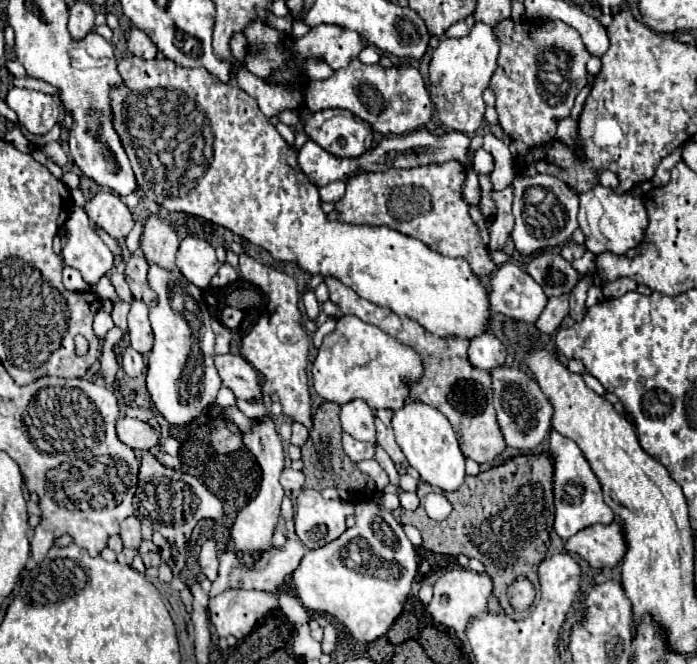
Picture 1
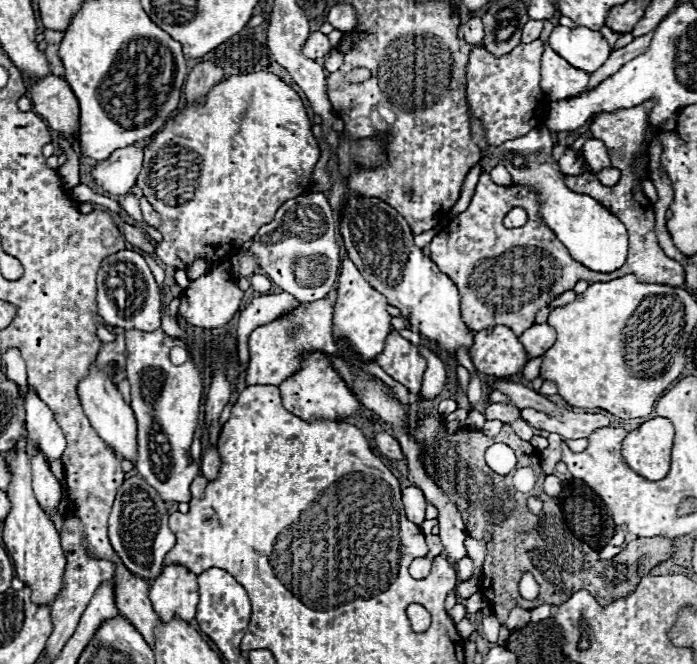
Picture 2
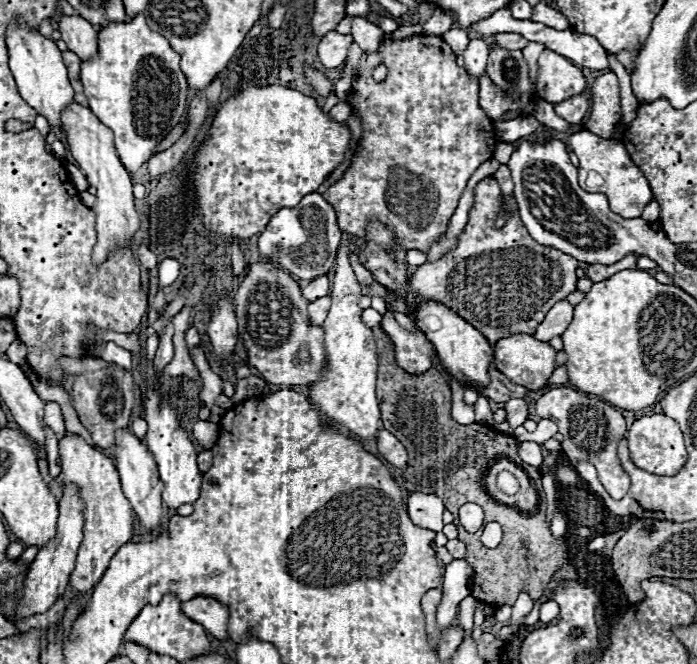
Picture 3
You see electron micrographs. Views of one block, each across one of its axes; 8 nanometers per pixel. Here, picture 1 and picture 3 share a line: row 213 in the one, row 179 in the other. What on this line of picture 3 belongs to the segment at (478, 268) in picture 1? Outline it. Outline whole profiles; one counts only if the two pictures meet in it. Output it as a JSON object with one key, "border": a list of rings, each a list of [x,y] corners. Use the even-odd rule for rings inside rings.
{"border":[[[412,34],[400,40],[382,40],[374,52],[362,54],[346,102],[358,112],[362,124],[360,146],[344,176],[322,196],[334,206],[344,232],[362,238],[366,224],[378,218],[394,230],[398,242],[408,250],[428,252],[432,242],[446,230],[468,178],[482,162],[492,158],[496,148],[494,122],[478,106],[478,80],[456,64],[456,54],[440,36]],[[378,64],[388,68],[382,82],[372,78],[372,68]]]}

